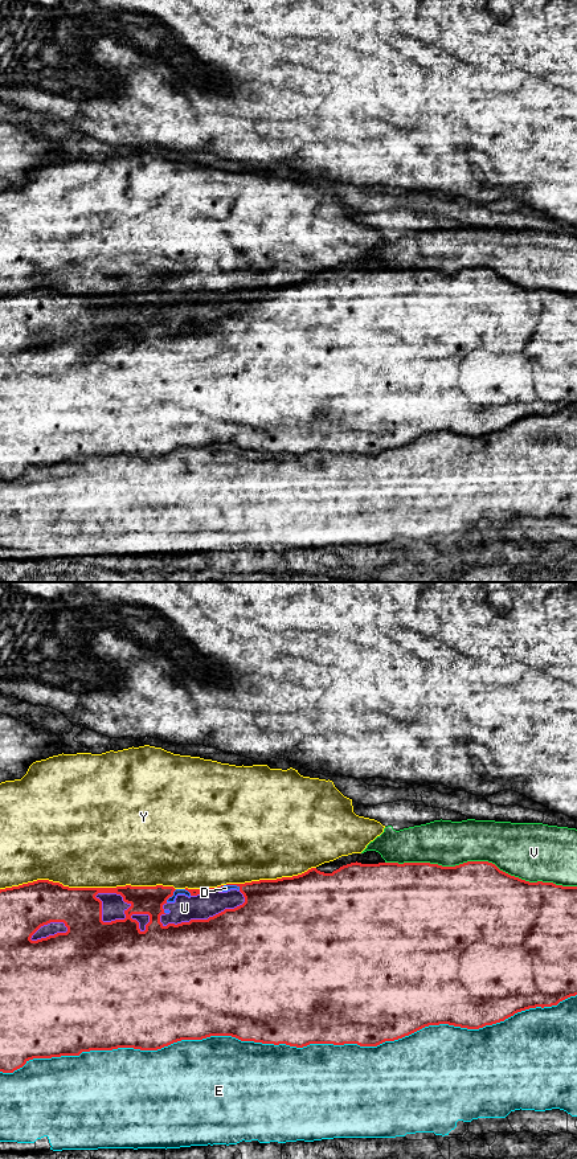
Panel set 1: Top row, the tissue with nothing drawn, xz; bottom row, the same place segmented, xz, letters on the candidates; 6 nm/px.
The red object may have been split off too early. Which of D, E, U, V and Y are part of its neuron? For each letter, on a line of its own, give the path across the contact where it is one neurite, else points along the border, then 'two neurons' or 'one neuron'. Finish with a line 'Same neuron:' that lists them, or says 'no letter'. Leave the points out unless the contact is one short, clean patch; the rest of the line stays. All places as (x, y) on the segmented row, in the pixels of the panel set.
D: two neurons
E: two neurons
U: two neurons
V: two neurons
Y: two neurons
Same neuron: no letter

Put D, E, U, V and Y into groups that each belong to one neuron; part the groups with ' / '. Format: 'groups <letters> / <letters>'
groups D U / E / V / Y

